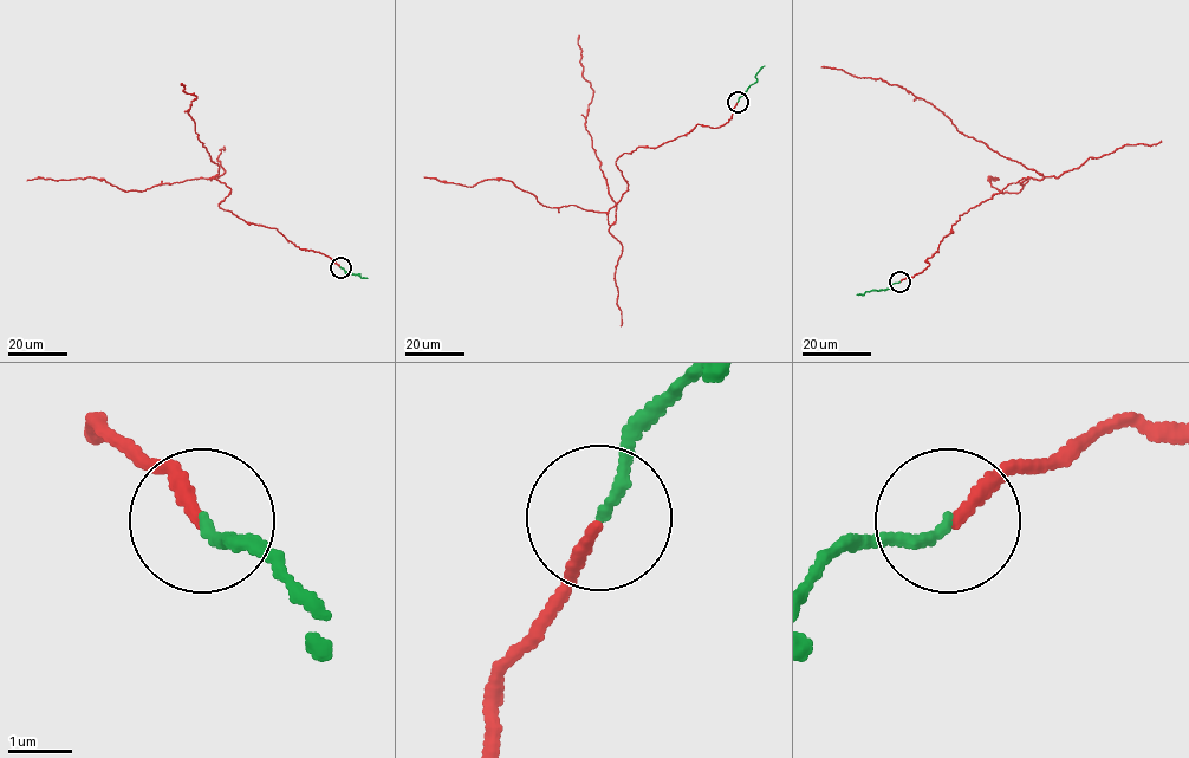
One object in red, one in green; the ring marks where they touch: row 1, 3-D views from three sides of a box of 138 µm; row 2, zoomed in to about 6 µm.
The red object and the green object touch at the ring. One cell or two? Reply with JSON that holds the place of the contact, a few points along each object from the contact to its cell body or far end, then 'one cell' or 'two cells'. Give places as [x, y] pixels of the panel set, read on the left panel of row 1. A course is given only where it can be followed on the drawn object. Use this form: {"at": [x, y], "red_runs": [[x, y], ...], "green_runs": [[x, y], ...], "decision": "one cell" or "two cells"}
{"at": [340, 267], "red_runs": [[340, 267], [219, 205], [231, 189], [210, 179], [219, 167], [199, 140], [188, 114], [196, 97], [182, 83]], "green_runs": [[340, 267], [368, 278]], "decision": "one cell"}

